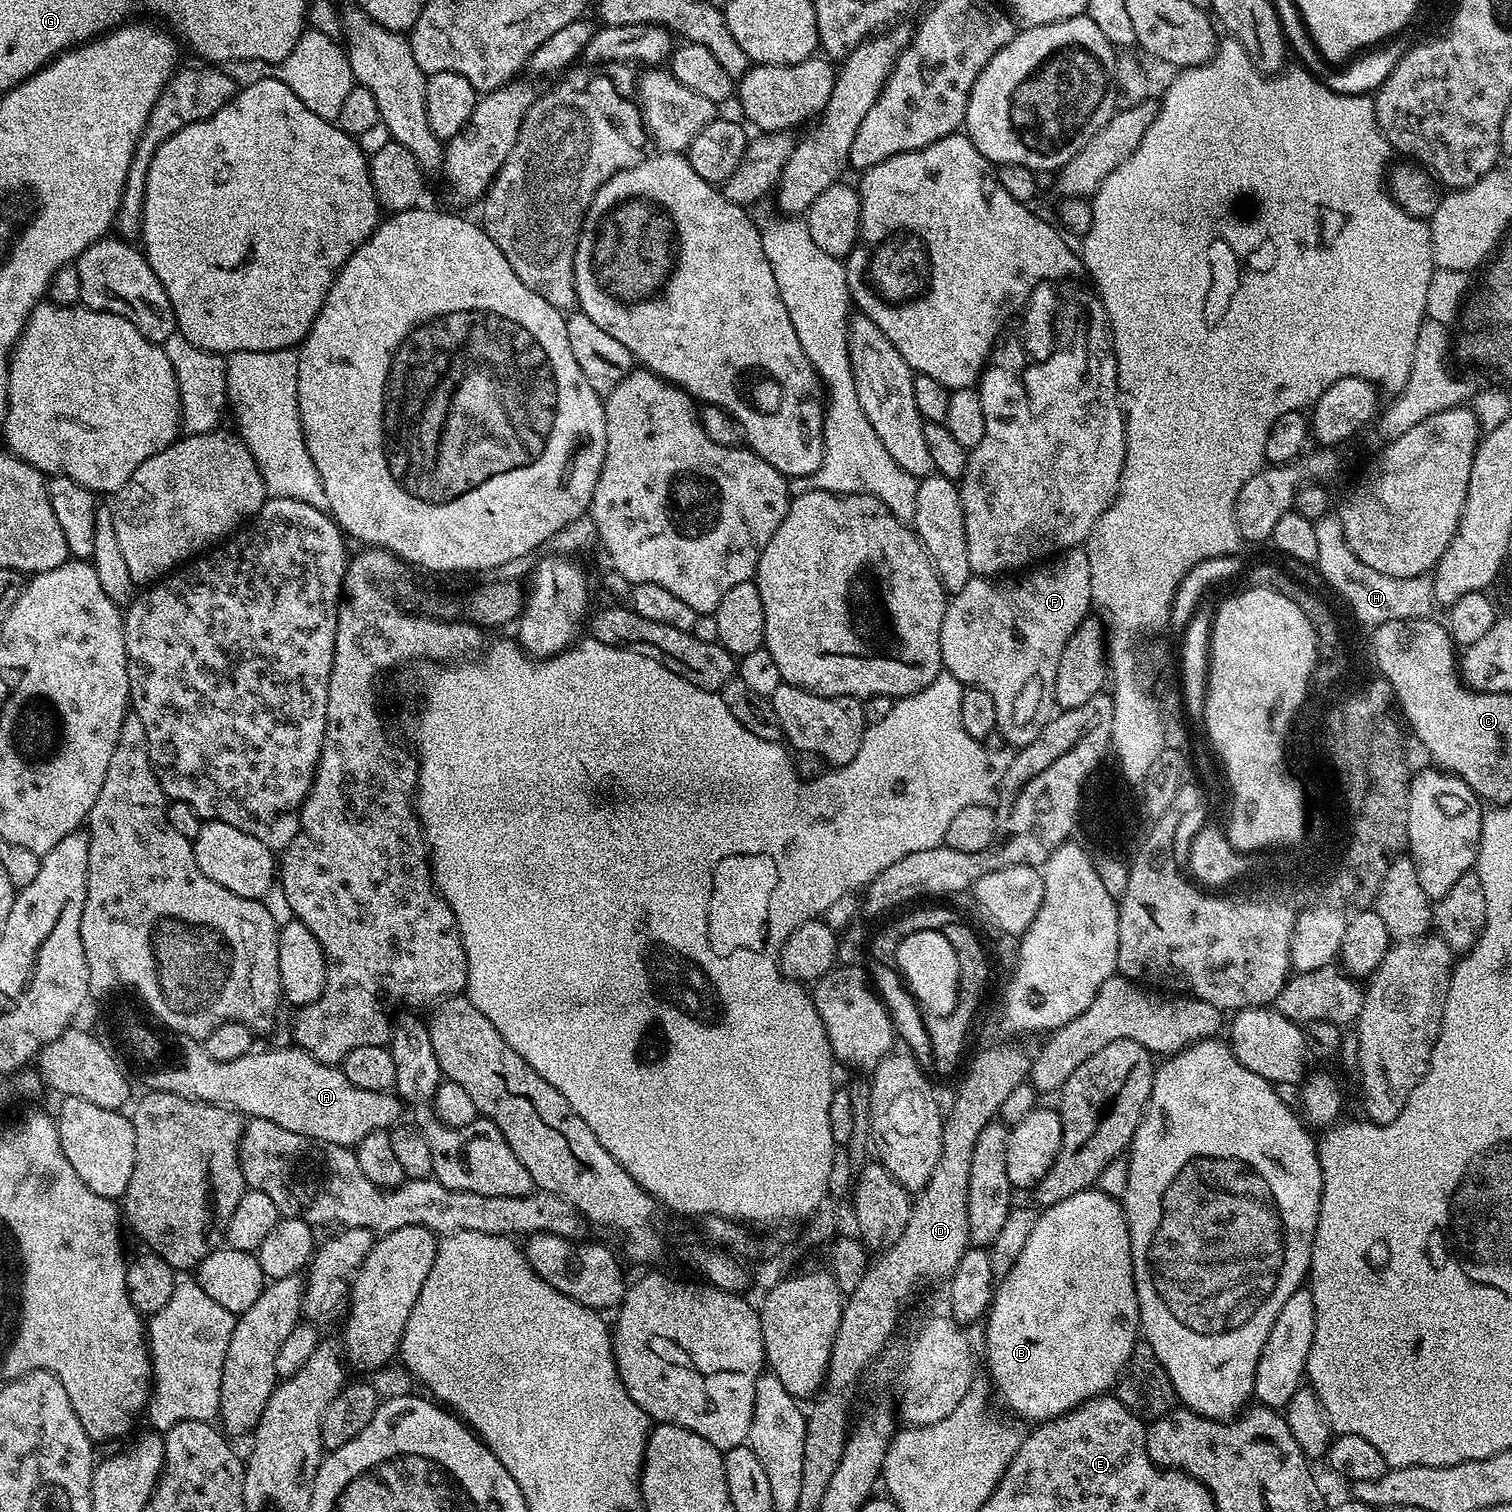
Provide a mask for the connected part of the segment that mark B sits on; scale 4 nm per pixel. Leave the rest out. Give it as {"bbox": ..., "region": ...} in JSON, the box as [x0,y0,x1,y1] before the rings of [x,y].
{"bbox":[986,1190,1142,1422],"region":[[[1089,1190],[1086,1192],[1079,1192],[1070,1198],[1066,1198],[1062,1202],[1058,1202],[1054,1206],[1043,1209],[1037,1215],[1034,1222],[1034,1230],[1030,1230],[1030,1238],[1026,1238],[1026,1246],[1022,1246],[1022,1254],[1018,1254],[1018,1262],[1014,1262],[1014,1270],[1010,1270],[1010,1274],[1006,1274],[1006,1278],[999,1281],[998,1287],[995,1289],[992,1297],[992,1307],[986,1313],[986,1325],[988,1324],[988,1368],[992,1371],[992,1380],[996,1383],[996,1388],[1000,1391],[1000,1396],[1017,1412],[1015,1415],[1021,1421],[1029,1422],[1043,1422],[1046,1420],[1053,1420],[1055,1416],[1066,1414],[1072,1408],[1077,1408],[1080,1404],[1085,1404],[1088,1400],[1093,1400],[1096,1396],[1103,1396],[1115,1385],[1118,1377],[1123,1373],[1124,1367],[1128,1365],[1128,1359],[1132,1357],[1134,1346],[1141,1339],[1142,1329],[1140,1327],[1140,1307],[1138,1306],[1138,1294],[1134,1286],[1134,1270],[1132,1269],[1132,1255],[1130,1254],[1130,1238],[1128,1237],[1128,1219],[1124,1217],[1124,1209],[1121,1201],[1114,1196],[1108,1196],[1106,1193],[1099,1190]]]}

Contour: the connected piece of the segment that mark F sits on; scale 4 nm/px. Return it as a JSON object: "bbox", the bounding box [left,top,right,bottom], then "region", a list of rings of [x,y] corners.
{"bbox":[940,547,1093,750],"region":[[[1083,547],[1070,548],[1059,558],[1037,567],[1033,576],[1024,576],[1021,580],[1016,578],[973,578],[962,586],[948,601],[948,609],[942,618],[942,638],[940,639],[940,649],[942,650],[943,671],[949,672],[962,686],[986,690],[990,698],[994,698],[994,710],[998,710],[996,719],[996,732],[1008,744],[1013,744],[1013,749],[1019,750],[1026,745],[1032,744],[1034,738],[1042,734],[1042,730],[1051,722],[1056,707],[1056,679],[1058,678],[1058,658],[1062,658],[1062,650],[1066,650],[1066,642],[1078,630],[1078,626],[1083,620],[1089,619],[1088,608],[1093,607],[1092,591],[1090,590],[1090,562],[1088,553]]]}

